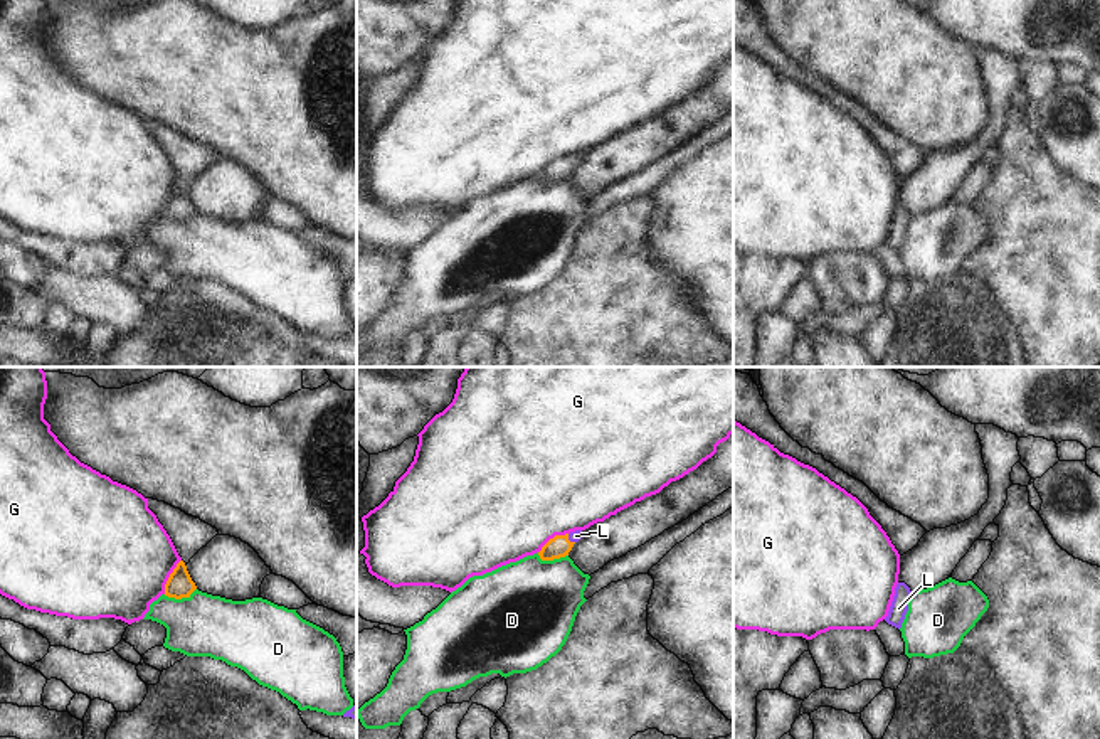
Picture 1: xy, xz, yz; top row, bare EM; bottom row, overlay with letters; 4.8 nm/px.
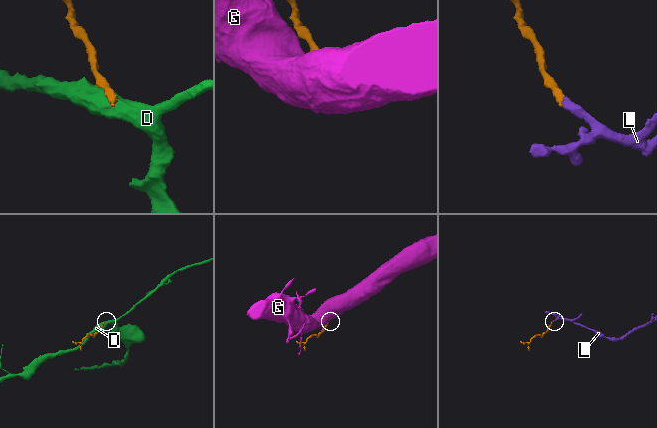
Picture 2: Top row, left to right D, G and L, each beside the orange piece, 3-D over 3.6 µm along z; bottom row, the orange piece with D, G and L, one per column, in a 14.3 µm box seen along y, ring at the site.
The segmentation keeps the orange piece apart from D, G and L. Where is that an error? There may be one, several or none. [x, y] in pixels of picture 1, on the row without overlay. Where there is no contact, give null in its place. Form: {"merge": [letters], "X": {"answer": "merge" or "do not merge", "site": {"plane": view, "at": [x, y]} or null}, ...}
{"merge": ["L"], "D": {"answer": "do not merge", "site": {"plane": "xy", "at": [179, 221]}}, "G": {"answer": "do not merge", "site": {"plane": "xy", "at": [170, 199]}}, "L": {"answer": "merge", "site": {"plane": "xz", "at": [567, 162]}}}

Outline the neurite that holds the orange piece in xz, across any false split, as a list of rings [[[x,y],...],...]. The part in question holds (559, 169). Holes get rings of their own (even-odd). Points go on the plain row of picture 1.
[[[575,153],[565,158],[555,158],[538,175],[542,183],[553,183],[569,178],[574,167],[582,162],[582,153]]]

